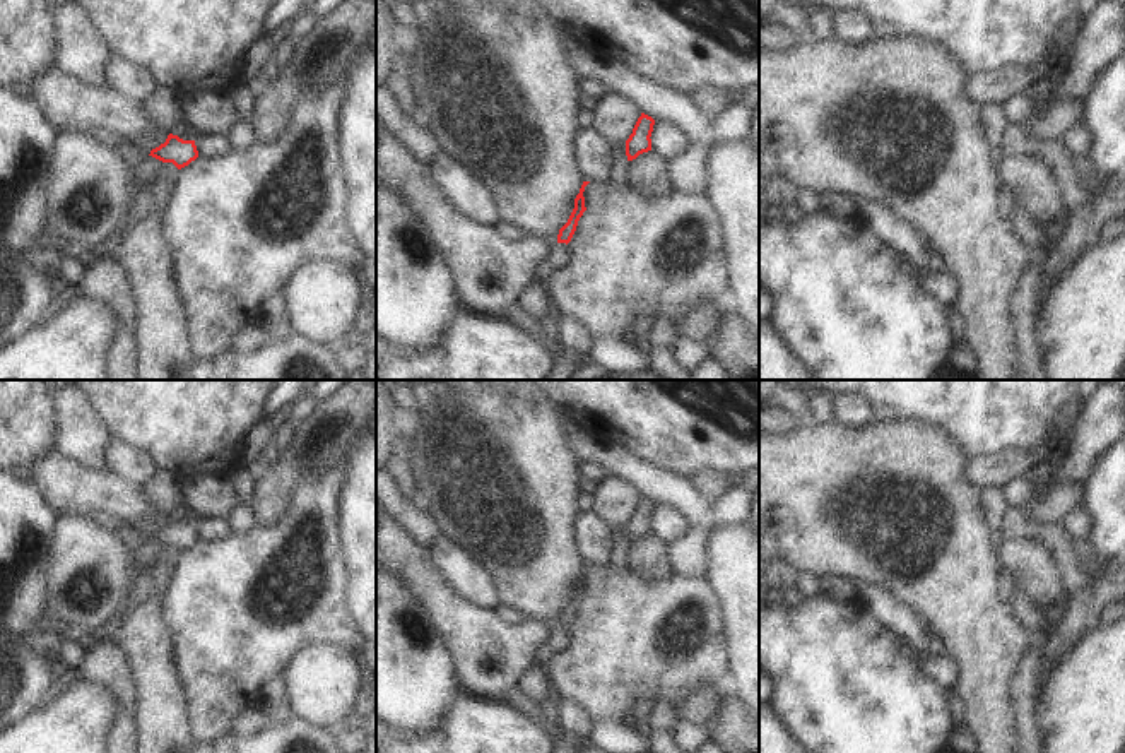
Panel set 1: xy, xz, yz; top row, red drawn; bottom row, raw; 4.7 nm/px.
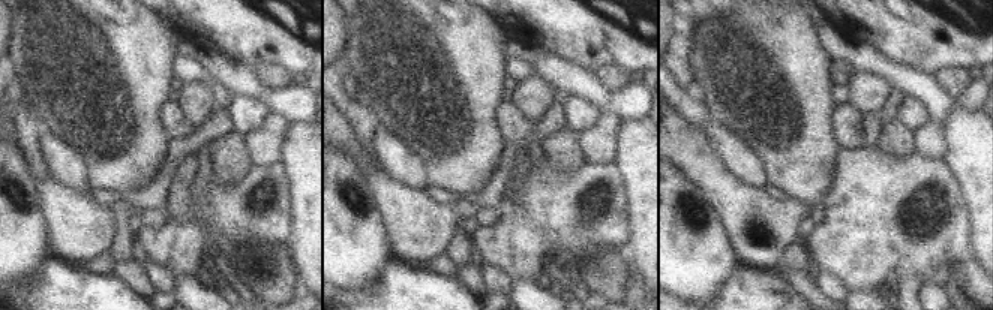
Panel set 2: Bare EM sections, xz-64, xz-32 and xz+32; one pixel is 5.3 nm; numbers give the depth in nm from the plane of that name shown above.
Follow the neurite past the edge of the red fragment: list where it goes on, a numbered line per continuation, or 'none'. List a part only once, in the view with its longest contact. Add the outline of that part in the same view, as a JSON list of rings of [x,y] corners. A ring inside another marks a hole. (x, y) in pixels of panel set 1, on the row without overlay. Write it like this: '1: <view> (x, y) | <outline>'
none

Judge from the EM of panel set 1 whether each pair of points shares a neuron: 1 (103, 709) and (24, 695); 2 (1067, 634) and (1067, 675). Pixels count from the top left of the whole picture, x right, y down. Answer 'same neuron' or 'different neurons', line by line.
1: different neurons
2: different neurons

